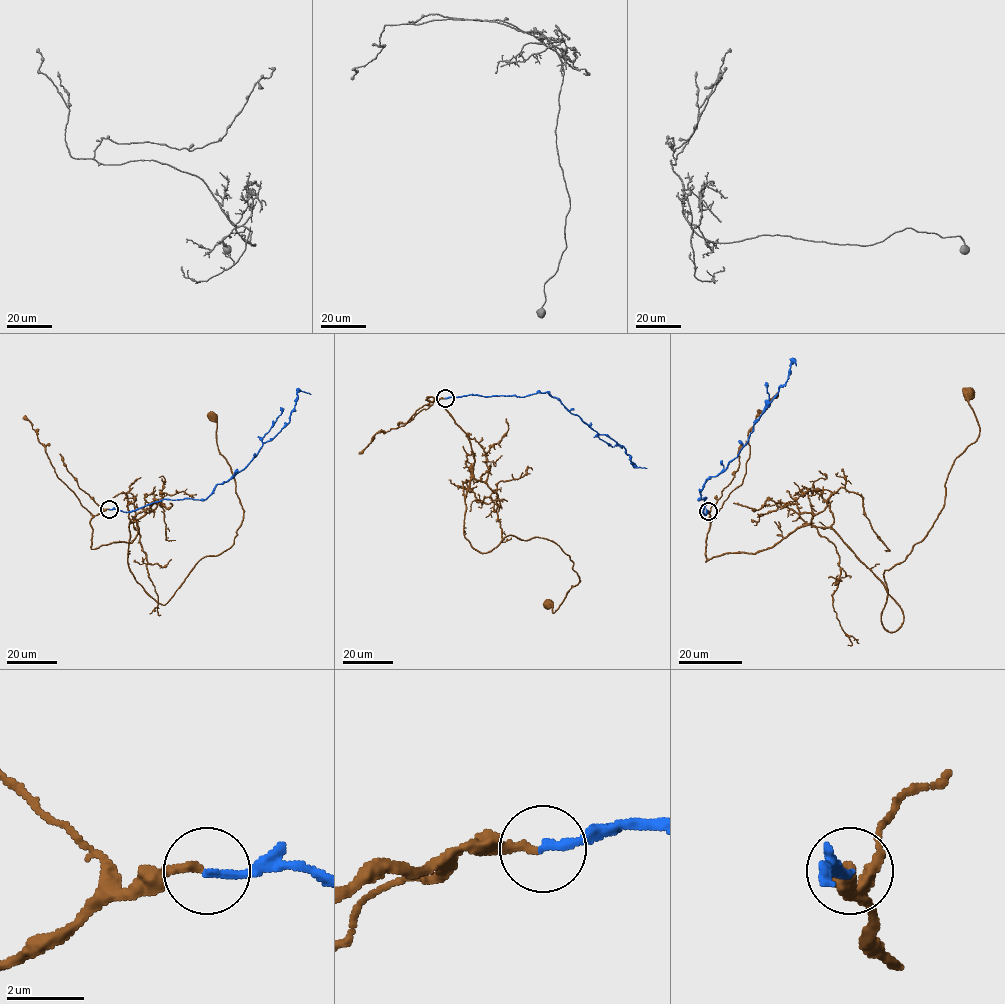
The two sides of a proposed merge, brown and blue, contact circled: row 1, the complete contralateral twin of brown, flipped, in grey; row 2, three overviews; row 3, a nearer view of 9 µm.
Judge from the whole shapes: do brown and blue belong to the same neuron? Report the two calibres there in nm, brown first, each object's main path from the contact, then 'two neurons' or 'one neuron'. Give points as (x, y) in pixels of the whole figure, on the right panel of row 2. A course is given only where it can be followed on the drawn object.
220/200 nm | brown via (708, 511), (706, 561), (830, 527), (900, 606), (894, 631), (883, 575), (924, 538), (979, 434), (969, 392) | blue via (708, 511), (703, 512), (703, 485), (737, 456), (795, 361), (796, 366) | one neuron

